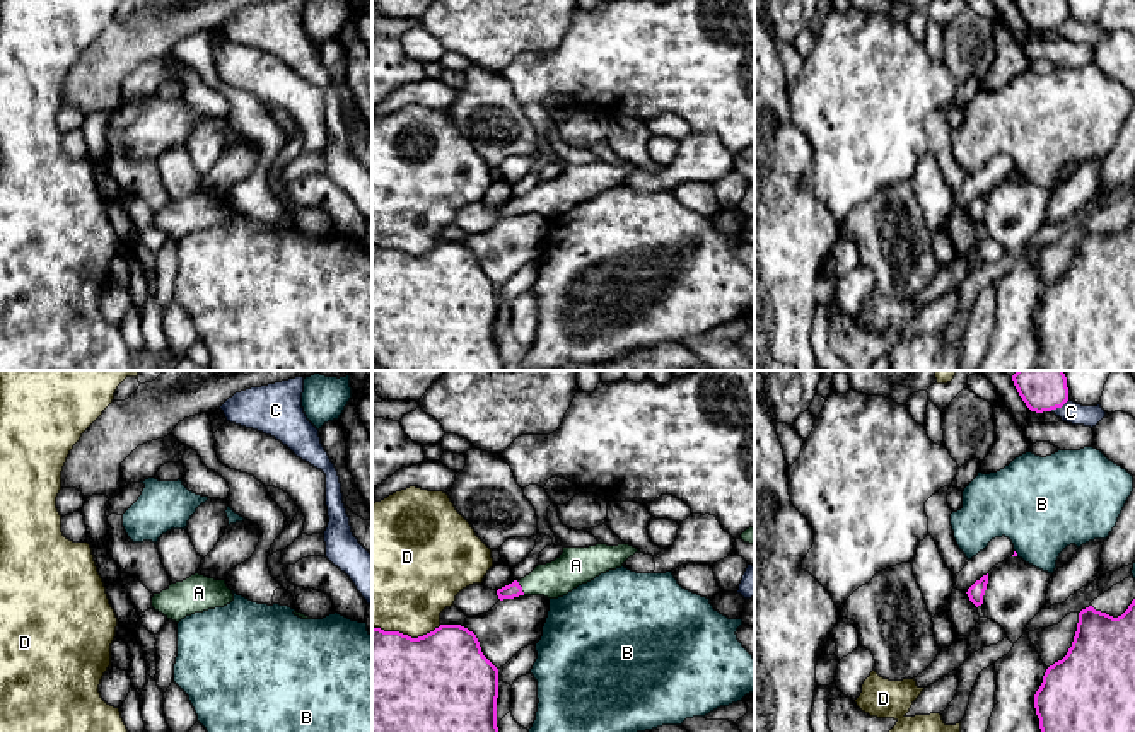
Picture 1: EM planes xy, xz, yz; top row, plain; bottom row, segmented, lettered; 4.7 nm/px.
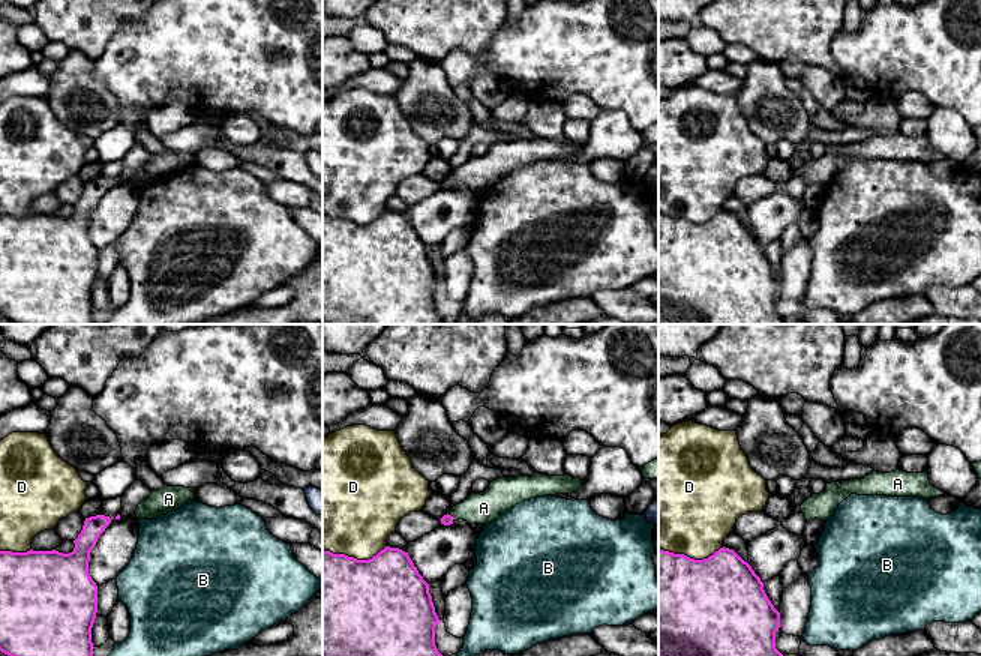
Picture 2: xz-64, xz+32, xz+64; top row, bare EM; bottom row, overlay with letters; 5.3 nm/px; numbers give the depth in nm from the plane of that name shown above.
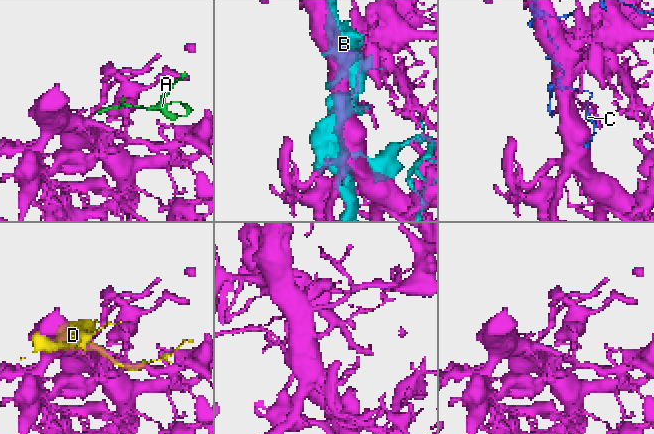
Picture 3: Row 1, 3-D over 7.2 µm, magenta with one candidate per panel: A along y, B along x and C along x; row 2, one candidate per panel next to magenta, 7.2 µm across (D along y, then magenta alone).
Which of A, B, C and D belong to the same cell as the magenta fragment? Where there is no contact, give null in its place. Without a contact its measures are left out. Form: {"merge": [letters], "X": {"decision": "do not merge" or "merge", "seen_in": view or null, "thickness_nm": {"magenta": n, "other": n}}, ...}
{"merge": ["A"], "A": {"decision": "merge", "seen_in": "xz", "thickness_nm": {"magenta": 70, "other": 170}}, "B": {"decision": "do not merge", "seen_in": "yz", "thickness_nm": {"magenta": 20, "other": 420}}, "C": {"decision": "do not merge", "seen_in": "yz", "thickness_nm": {"magenta": 140, "other": 100}}, "D": {"decision": "do not merge", "seen_in": "xz", "thickness_nm": {"magenta": 500, "other": 460}}}

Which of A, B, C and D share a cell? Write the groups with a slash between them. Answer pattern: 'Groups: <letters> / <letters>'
Groups: A / B / C / D

